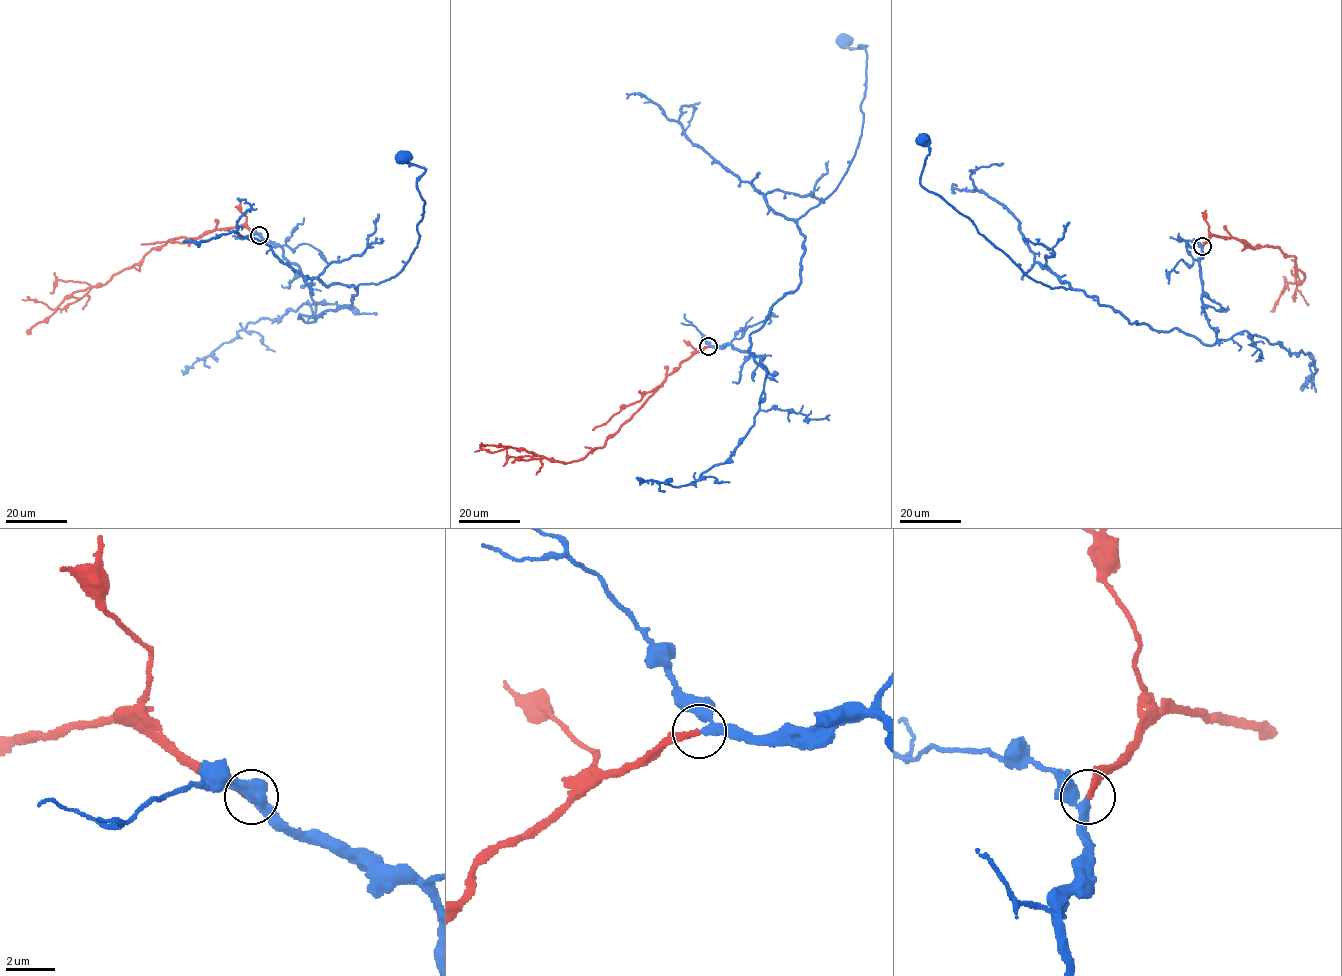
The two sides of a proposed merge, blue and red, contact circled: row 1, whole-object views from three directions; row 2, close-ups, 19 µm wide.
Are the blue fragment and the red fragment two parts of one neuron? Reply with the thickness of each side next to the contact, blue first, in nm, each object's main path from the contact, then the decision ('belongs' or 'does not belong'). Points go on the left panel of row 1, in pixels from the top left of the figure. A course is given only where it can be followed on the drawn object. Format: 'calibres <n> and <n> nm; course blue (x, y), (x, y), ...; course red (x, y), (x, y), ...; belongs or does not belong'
calibres 320 and 280 nm; course blue (259, 235), (309, 289), (299, 319), (349, 308), (417, 246), (425, 169), (401, 158); course red (259, 235), (238, 225), (206, 231), (195, 238), (171, 239), (104, 285), (68, 295), (28, 334); belongs

